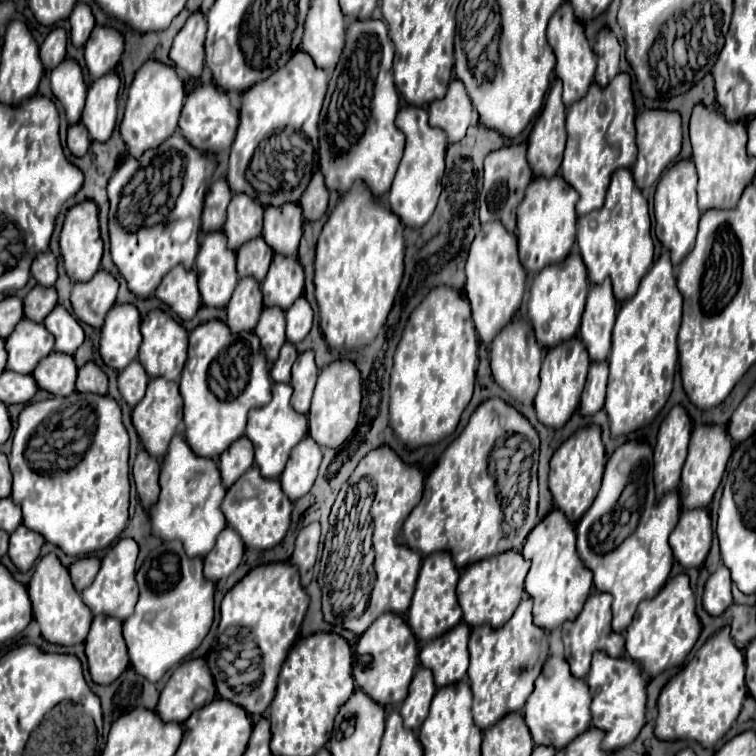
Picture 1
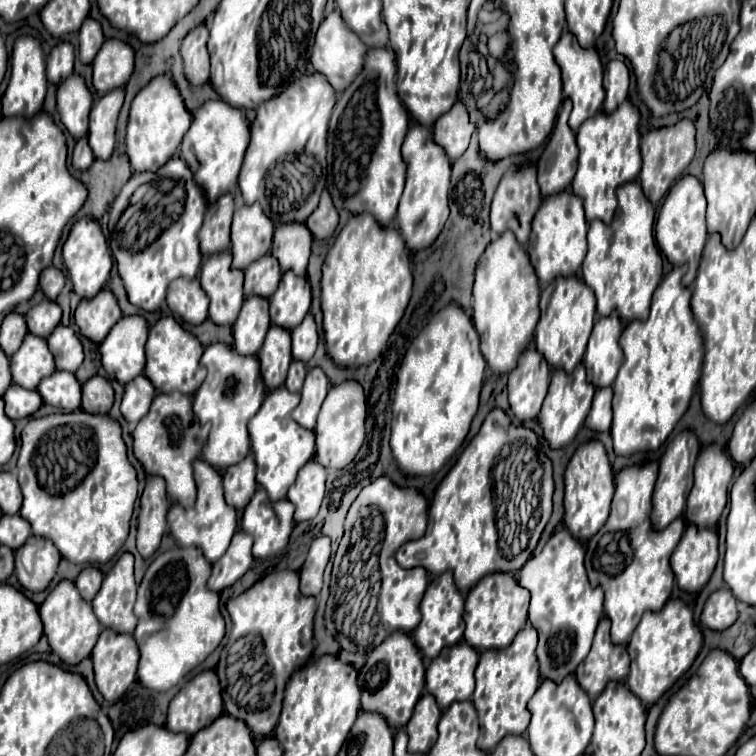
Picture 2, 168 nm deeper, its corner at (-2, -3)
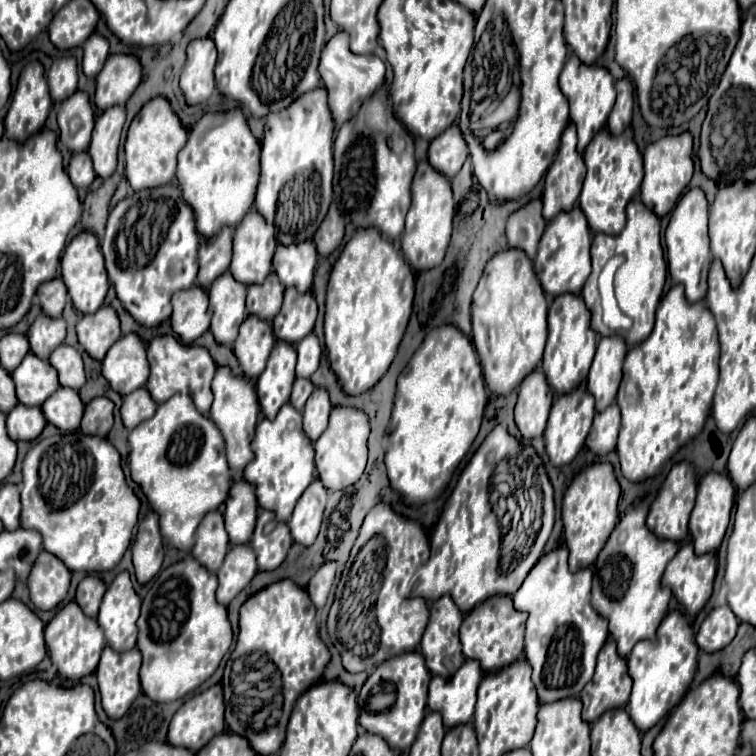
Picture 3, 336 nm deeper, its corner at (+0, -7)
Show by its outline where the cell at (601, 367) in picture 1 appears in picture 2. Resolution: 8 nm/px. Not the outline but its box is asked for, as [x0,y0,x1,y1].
[585,389,613,431]

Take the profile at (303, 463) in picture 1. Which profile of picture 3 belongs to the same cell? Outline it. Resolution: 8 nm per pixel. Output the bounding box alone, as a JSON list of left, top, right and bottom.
[287,479,327,545]

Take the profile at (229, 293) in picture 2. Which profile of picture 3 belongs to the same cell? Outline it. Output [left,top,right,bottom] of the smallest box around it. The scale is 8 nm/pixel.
[209,271,247,347]

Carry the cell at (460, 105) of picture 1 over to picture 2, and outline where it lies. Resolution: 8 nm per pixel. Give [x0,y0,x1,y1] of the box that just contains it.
[433,101,475,161]

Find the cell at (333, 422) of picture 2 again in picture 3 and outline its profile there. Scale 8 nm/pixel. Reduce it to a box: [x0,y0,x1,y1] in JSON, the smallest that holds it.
[315,407,369,489]

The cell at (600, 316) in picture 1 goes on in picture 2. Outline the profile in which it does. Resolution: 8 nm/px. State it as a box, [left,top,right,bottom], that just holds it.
[585,315,623,389]

